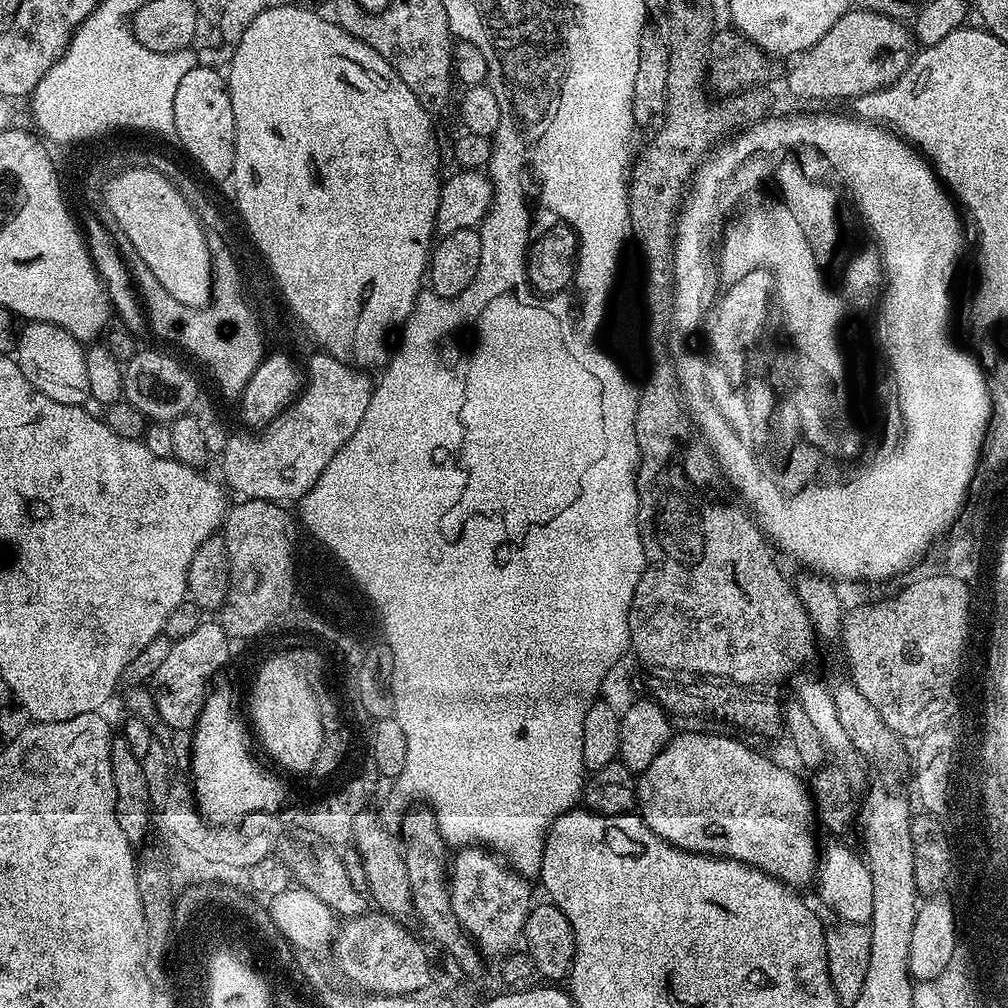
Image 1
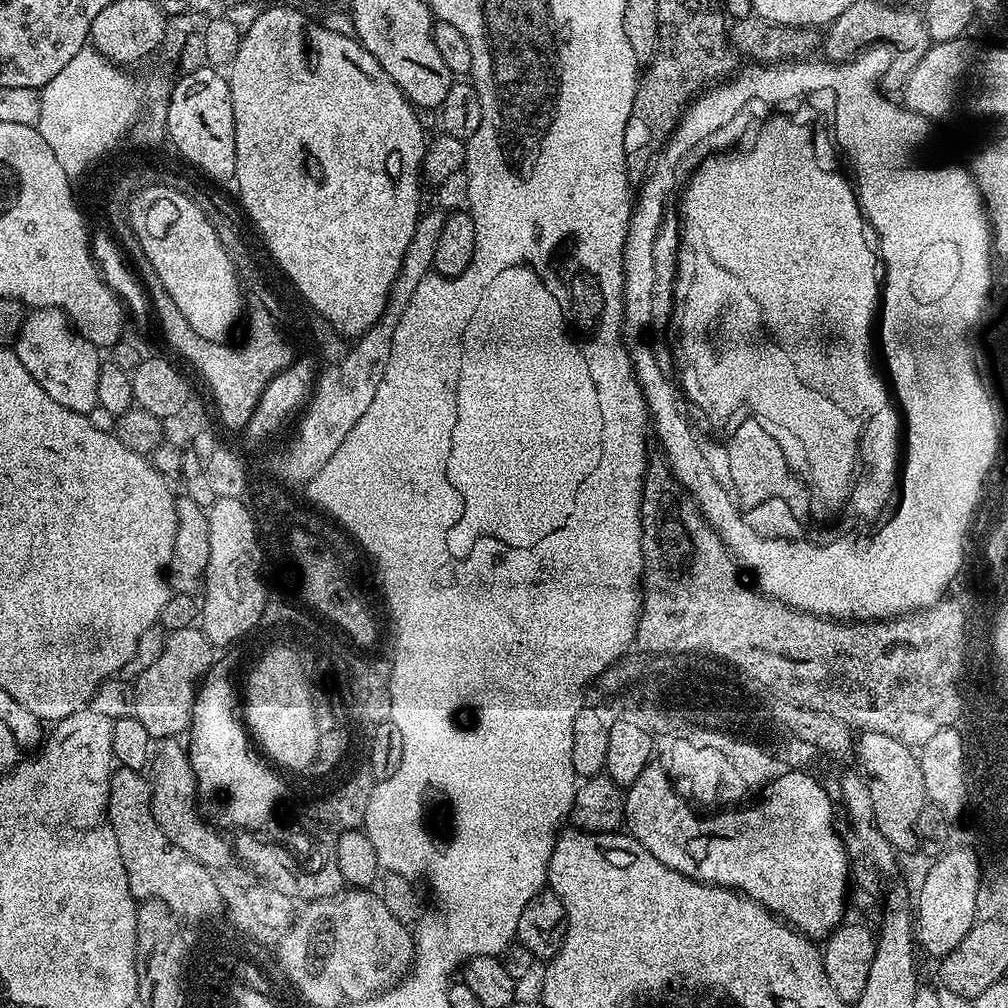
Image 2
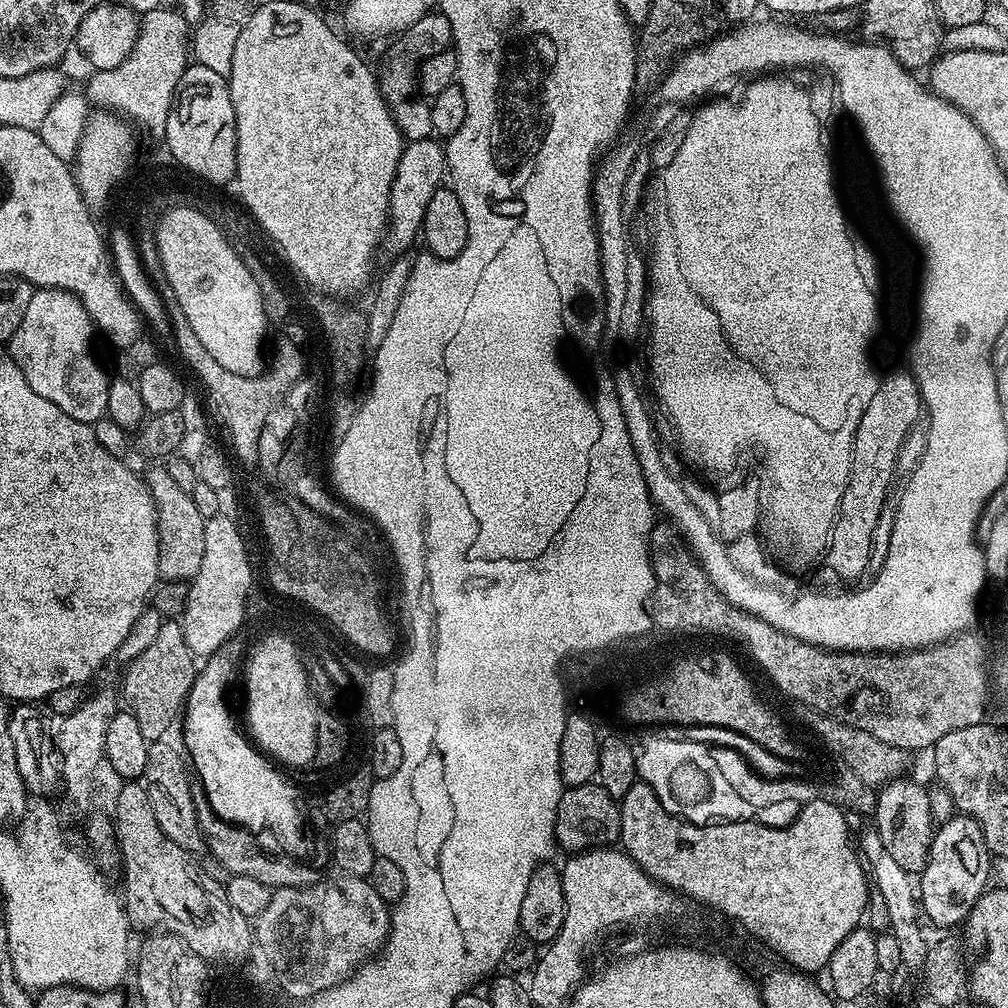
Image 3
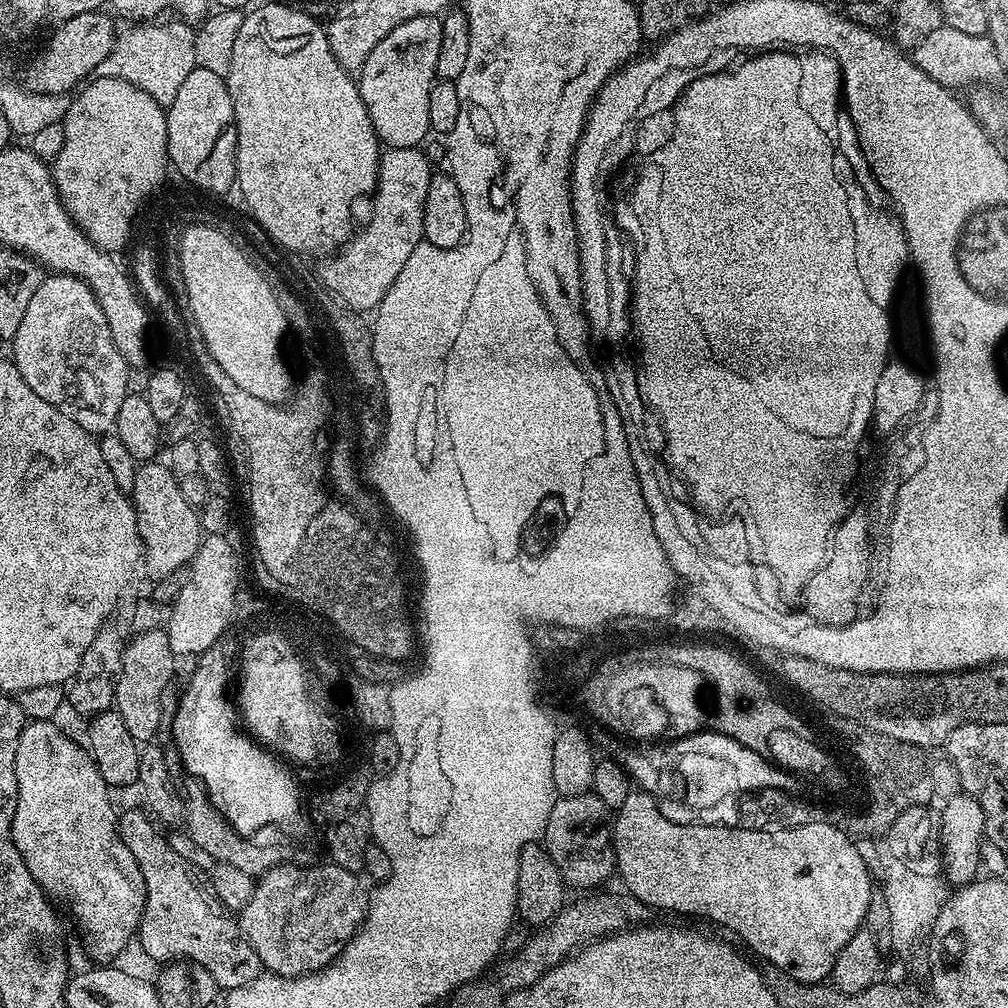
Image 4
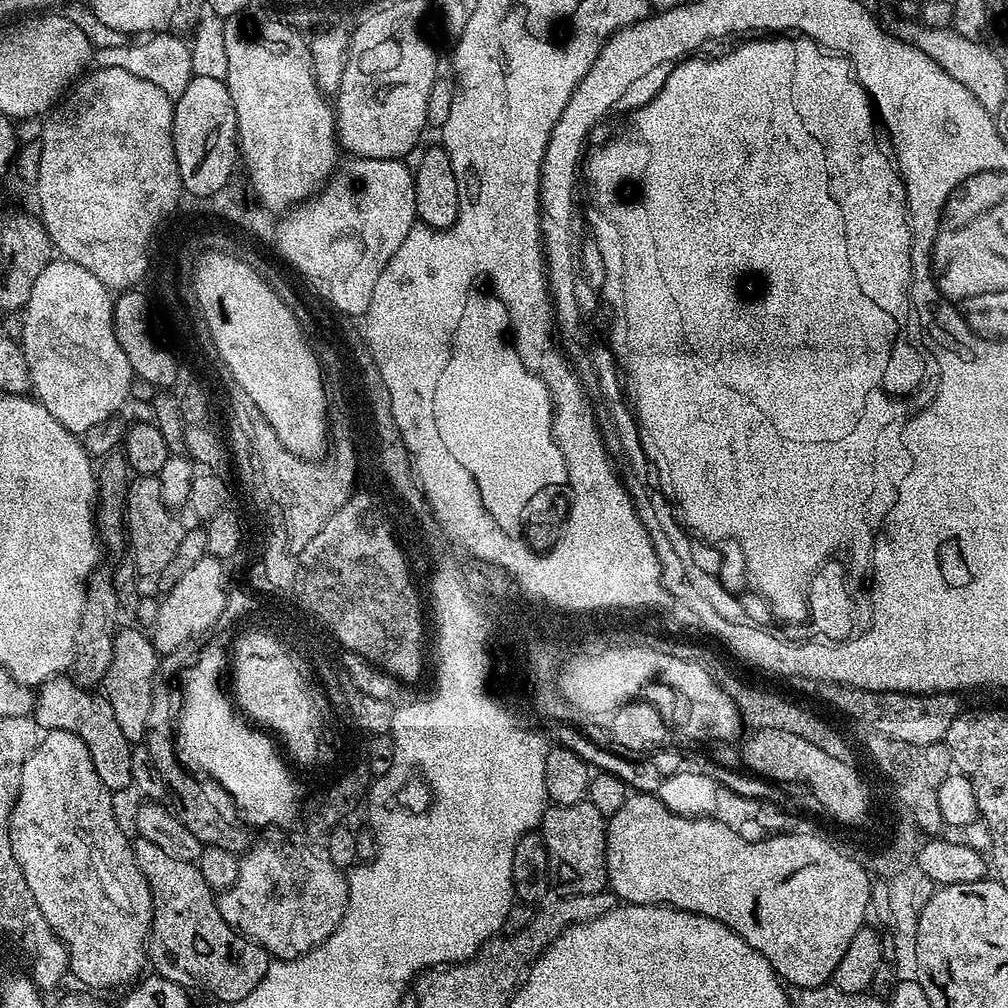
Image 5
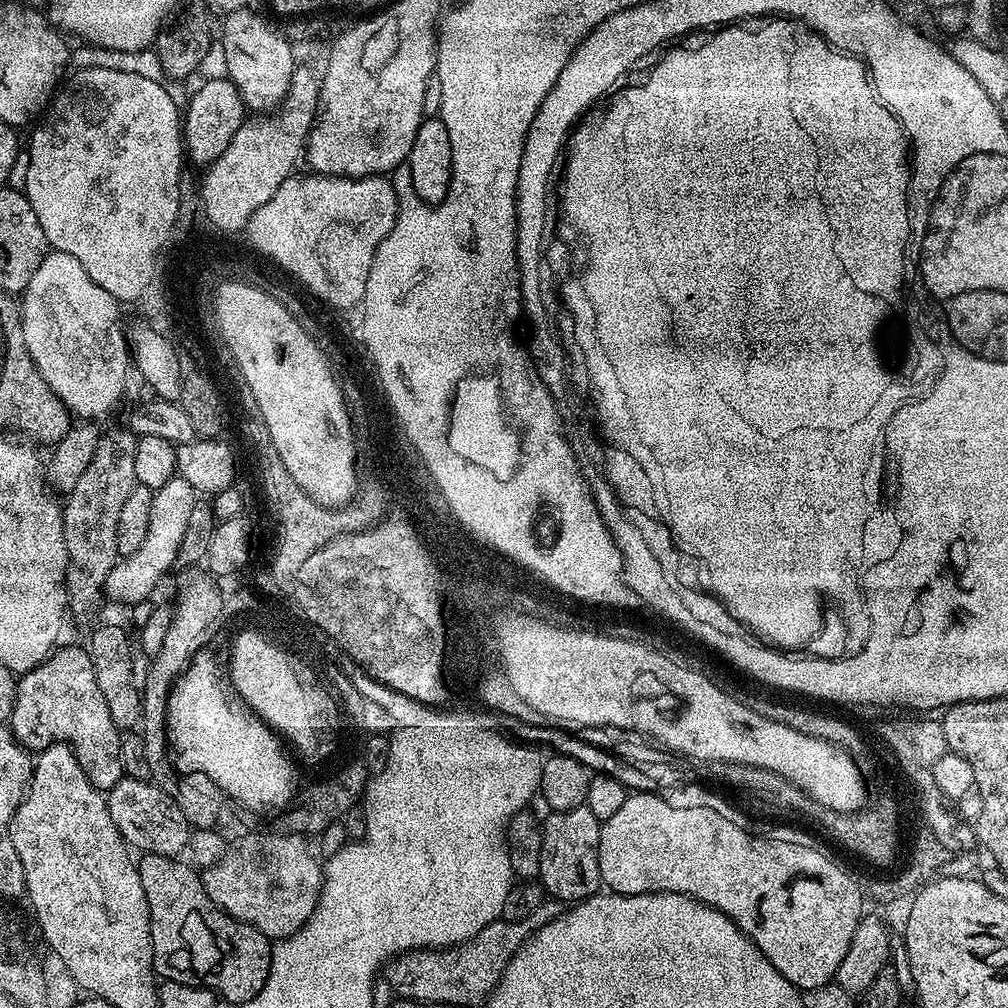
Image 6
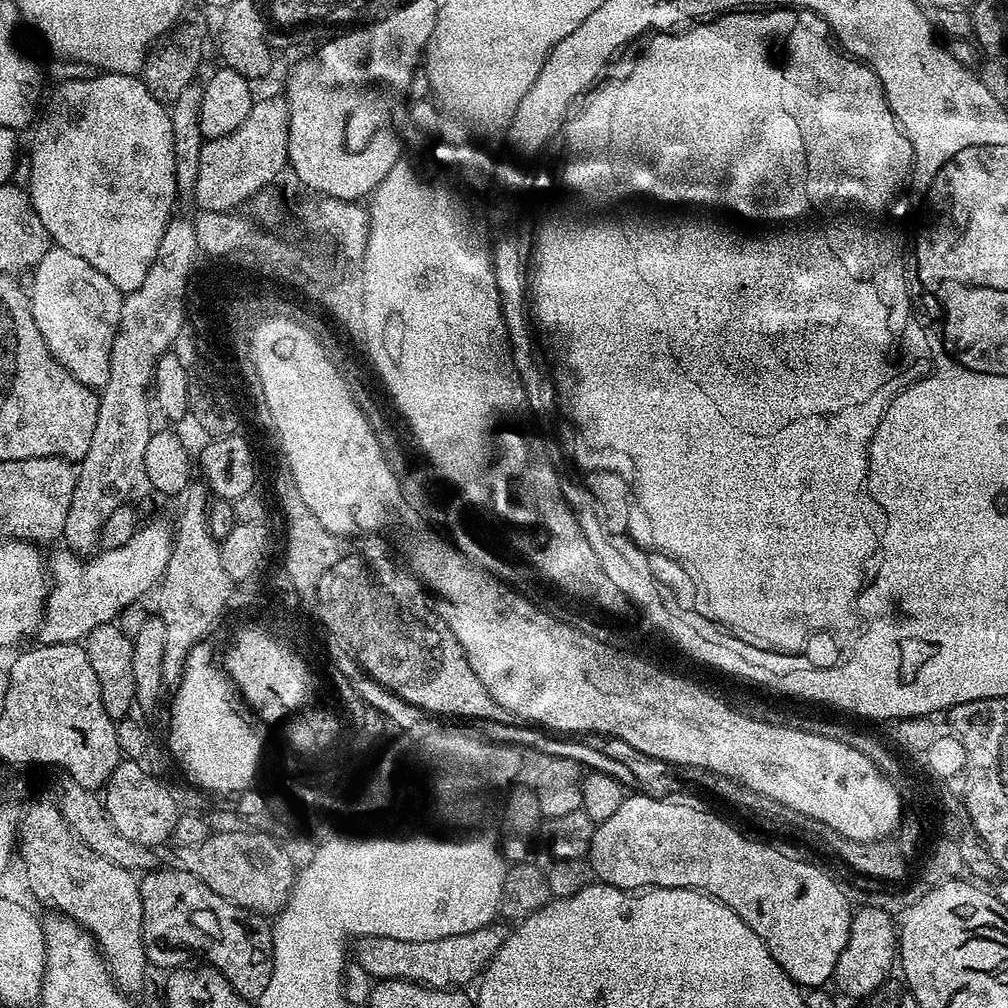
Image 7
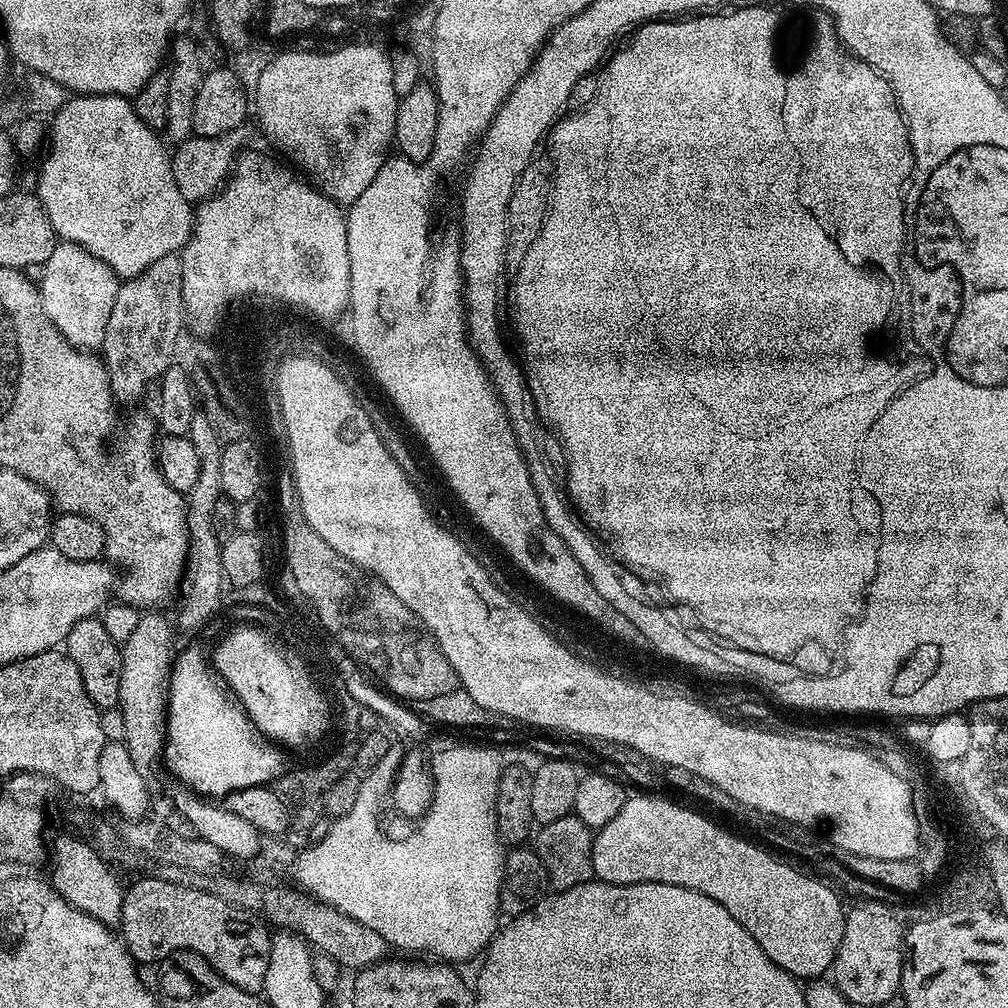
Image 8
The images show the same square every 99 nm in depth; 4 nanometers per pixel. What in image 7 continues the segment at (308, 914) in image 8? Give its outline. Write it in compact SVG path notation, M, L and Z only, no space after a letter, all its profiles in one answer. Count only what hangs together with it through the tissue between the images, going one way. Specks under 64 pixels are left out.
M493 922L470 934L456 934L450 938L438 938L434 942L406 942L398 938L361 936L355 941L356 964L373 981L405 980L427 988L463 989L477 979L498 954L506 935L503 923Z

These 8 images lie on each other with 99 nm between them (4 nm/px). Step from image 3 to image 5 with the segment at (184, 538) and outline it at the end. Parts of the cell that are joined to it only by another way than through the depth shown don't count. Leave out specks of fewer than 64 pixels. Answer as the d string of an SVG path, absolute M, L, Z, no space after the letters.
M135 475L129 481L125 504L126 550L140 573L154 576L164 571L177 554L184 540L184 526L175 516L173 509L162 502L159 477Z

